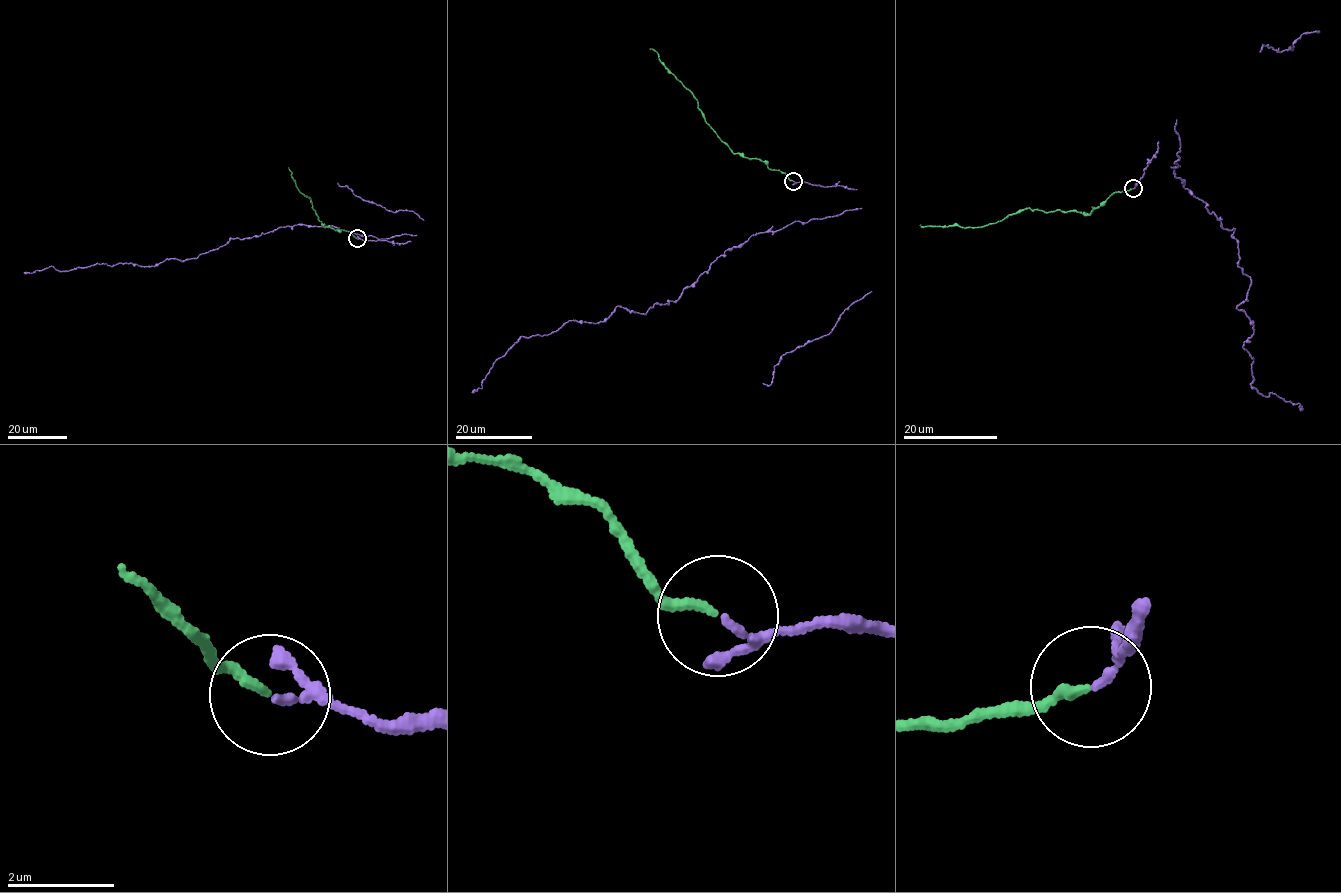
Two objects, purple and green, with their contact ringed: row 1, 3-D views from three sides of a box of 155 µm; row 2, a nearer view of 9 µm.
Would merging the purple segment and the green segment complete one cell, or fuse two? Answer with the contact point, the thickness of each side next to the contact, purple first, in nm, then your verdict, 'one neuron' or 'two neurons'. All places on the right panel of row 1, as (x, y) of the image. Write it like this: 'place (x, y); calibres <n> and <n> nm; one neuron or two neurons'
place (1133, 188); calibres 90 and 140 nm; one neuron

